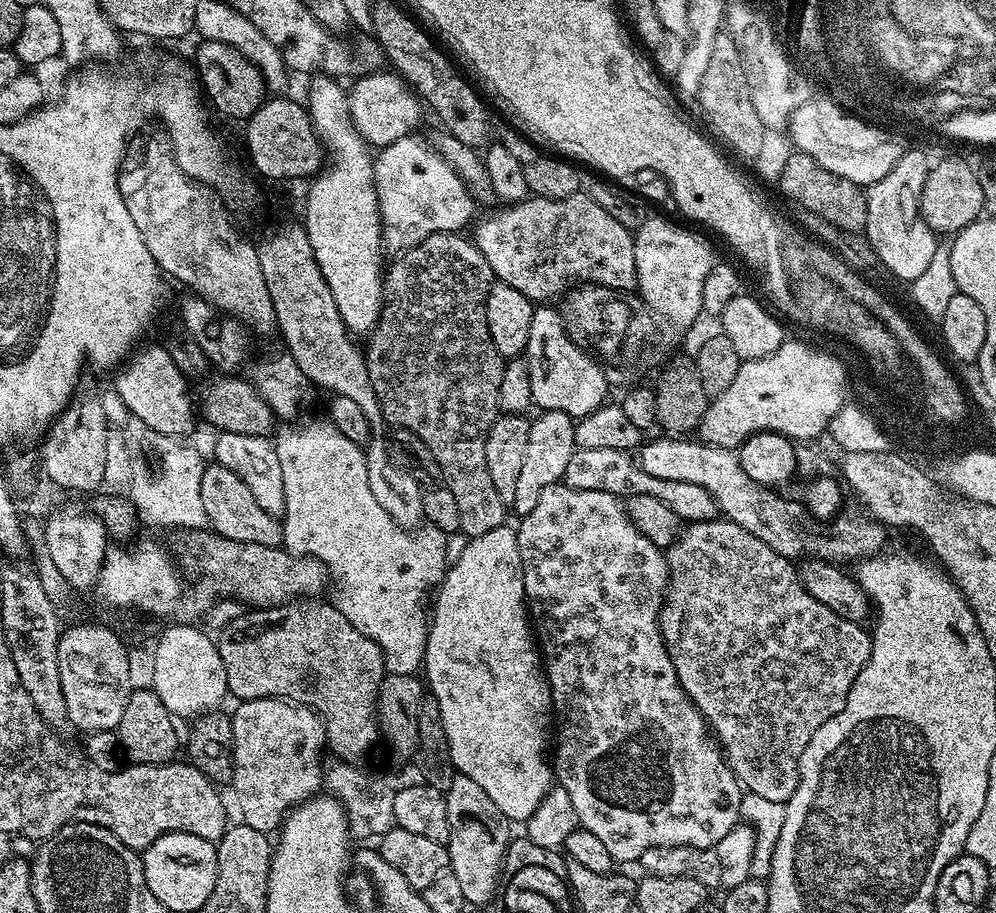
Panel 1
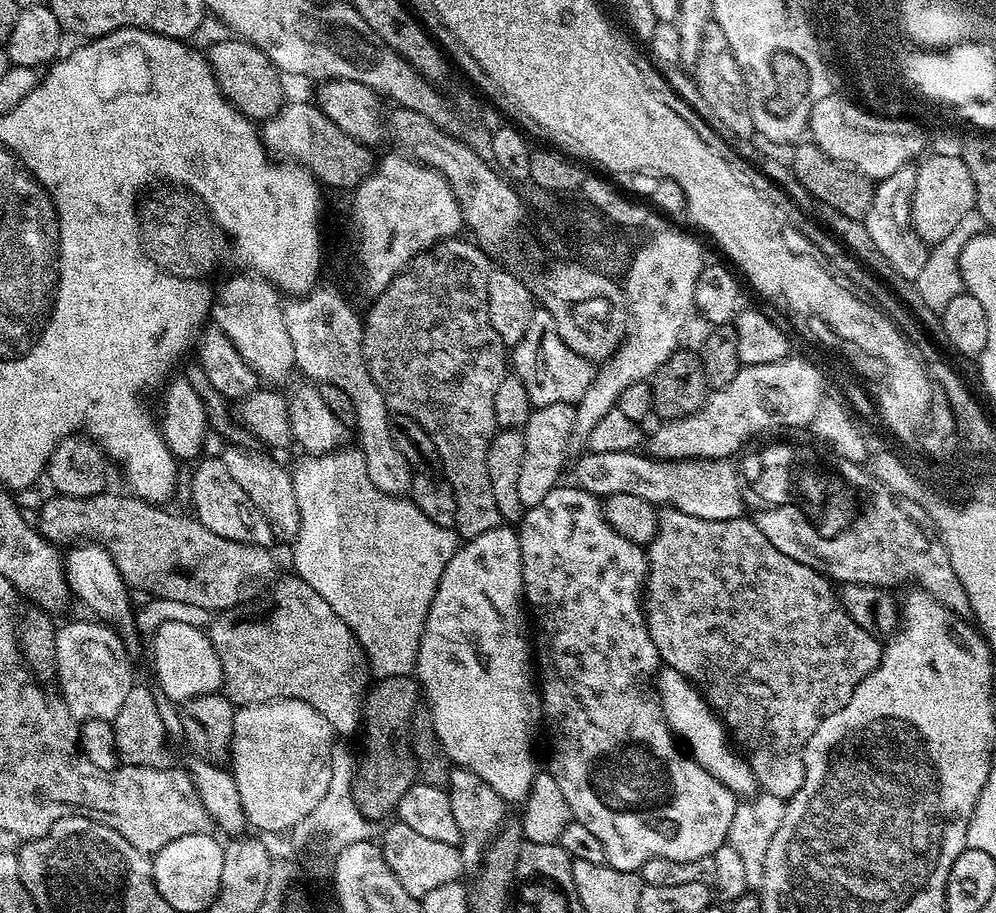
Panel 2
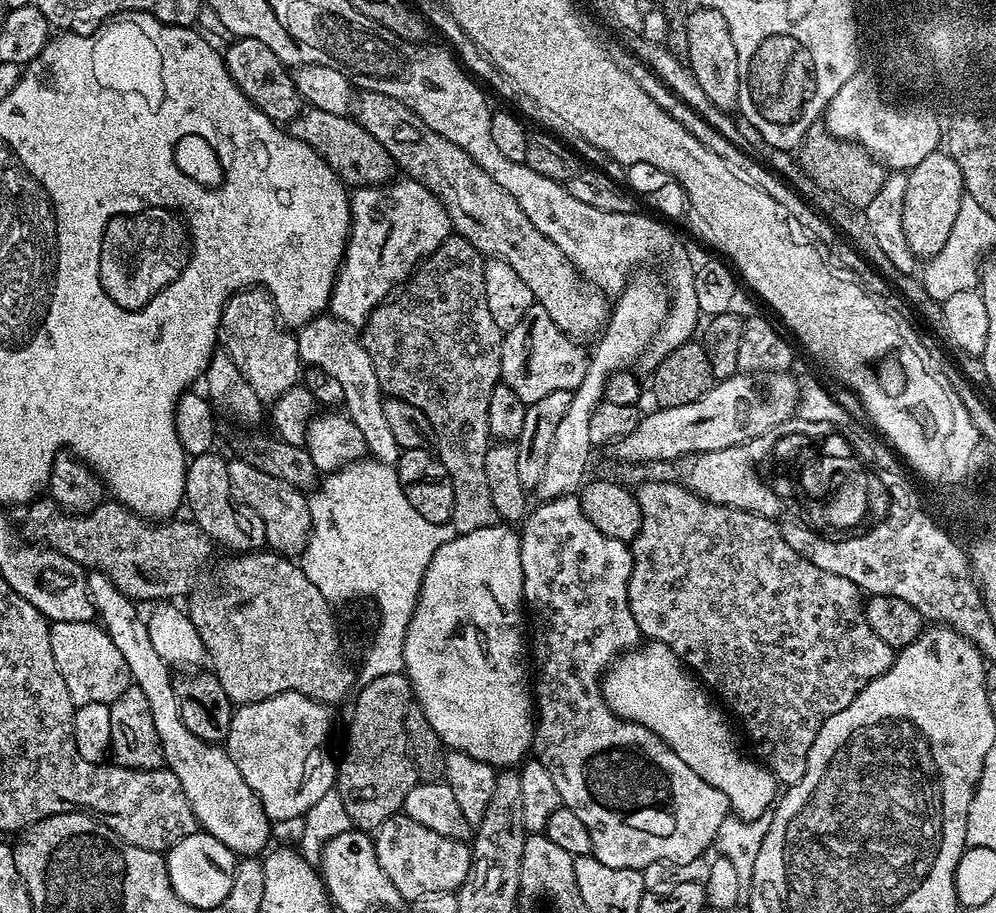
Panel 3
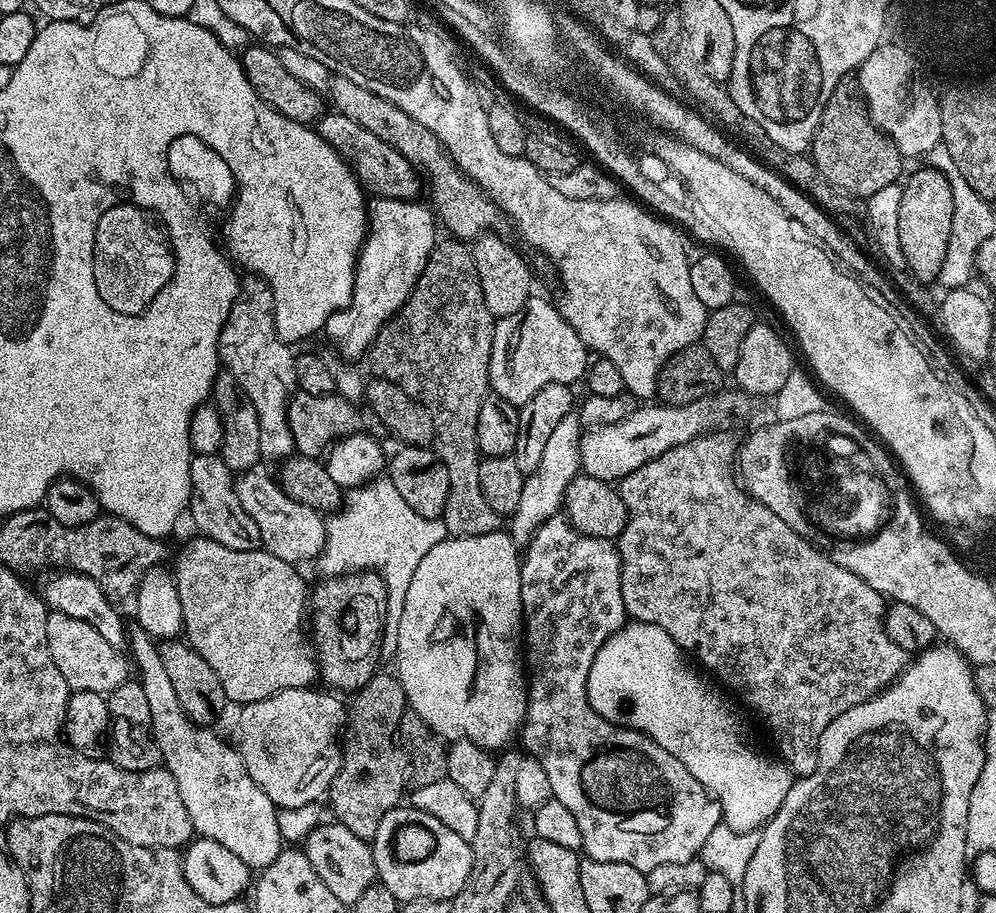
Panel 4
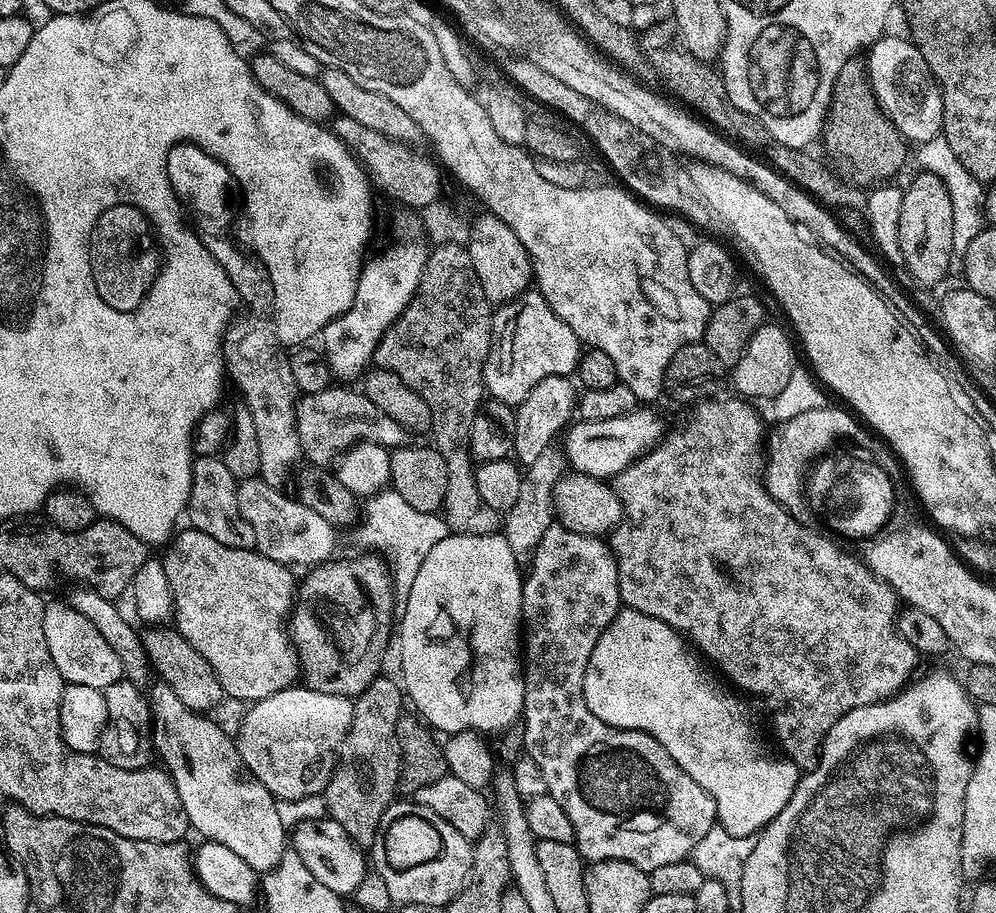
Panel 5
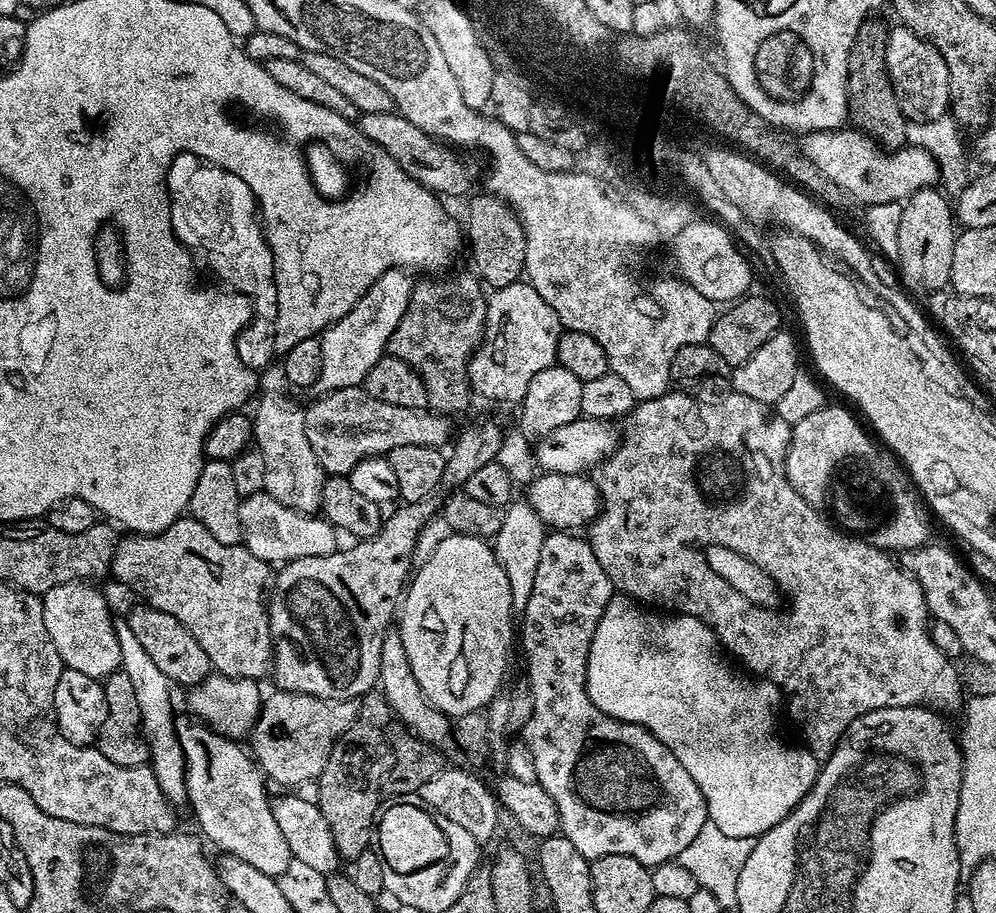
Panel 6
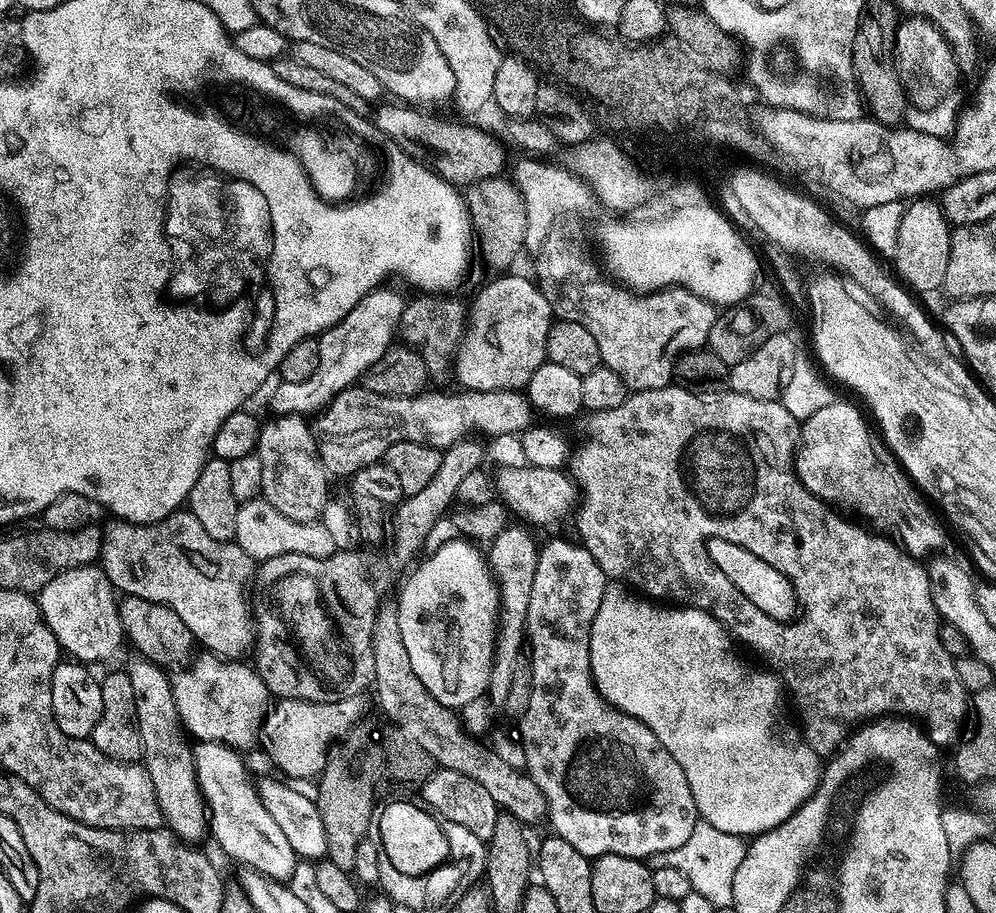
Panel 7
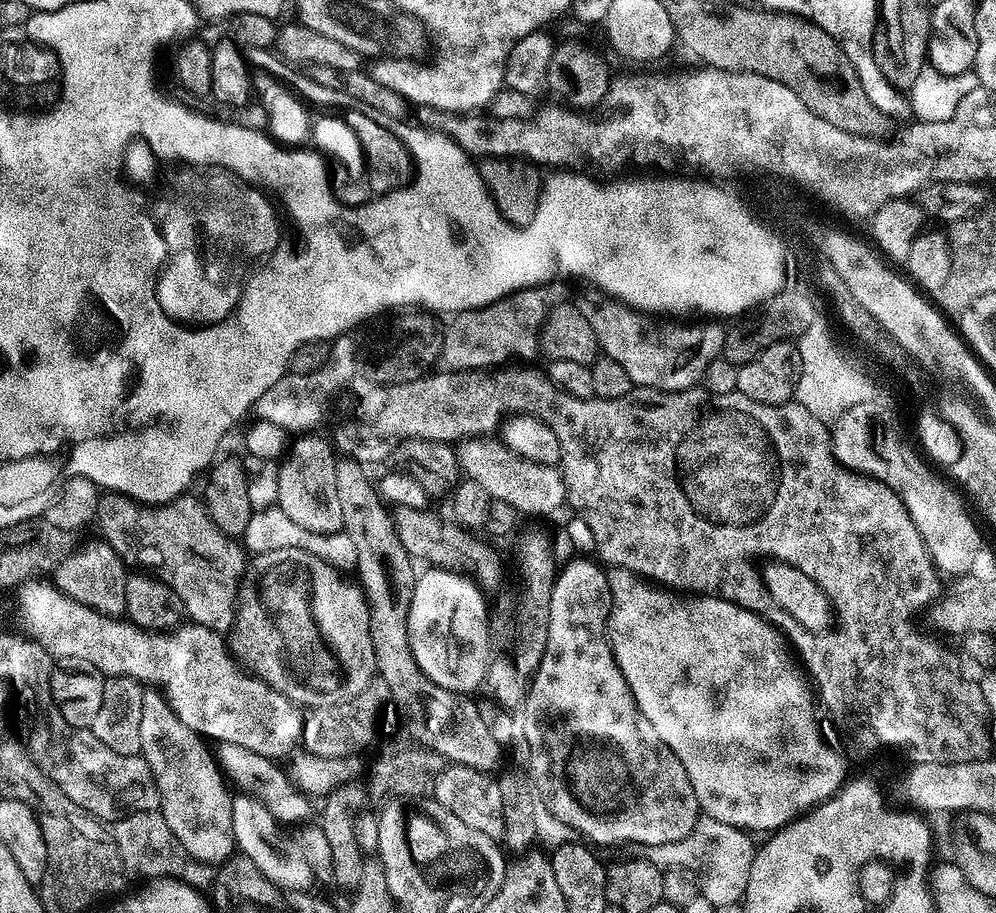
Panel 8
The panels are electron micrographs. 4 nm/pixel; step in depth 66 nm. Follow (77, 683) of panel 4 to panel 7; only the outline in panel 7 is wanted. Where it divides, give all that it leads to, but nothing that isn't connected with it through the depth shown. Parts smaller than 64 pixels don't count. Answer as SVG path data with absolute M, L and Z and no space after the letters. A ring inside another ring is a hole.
M83 564L80 568L68 568L58 574L38 593L40 612L44 623L56 636L61 649L69 657L80 662L108 660L120 648L125 639L124 628L120 625L118 593L106 578L103 567Z

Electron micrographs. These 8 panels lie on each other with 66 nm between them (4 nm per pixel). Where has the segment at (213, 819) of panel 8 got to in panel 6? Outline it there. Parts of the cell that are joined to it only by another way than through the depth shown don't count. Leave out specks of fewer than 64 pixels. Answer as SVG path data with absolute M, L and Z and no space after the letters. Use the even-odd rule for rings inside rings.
M126 622L116 624L116 637L120 651L120 668L130 678L134 695L138 702L138 710L142 714L142 730L144 741L148 743L148 758L154 778L158 778L158 786L162 786L162 794L173 806L188 800L187 766L184 762L182 746L176 737L175 724L178 712L172 709L172 691L174 685L171 680L158 670L158 665L146 654L145 648L138 642L134 630Z

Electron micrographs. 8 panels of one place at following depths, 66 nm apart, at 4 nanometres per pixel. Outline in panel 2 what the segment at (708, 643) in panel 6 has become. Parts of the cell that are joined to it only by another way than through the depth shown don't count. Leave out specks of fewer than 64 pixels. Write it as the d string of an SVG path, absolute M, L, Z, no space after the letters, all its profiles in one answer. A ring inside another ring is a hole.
M667 666L659 669L655 680L654 692L659 699L661 710L664 711L664 721L686 745L692 759L698 761L707 772L714 774L714 778L718 778L718 782L722 782L724 786L736 793L737 797L751 797L758 788L754 770L750 770L748 761L730 743L730 733L725 728L724 721L706 703L696 686L691 684L685 676L678 674L678 670Z

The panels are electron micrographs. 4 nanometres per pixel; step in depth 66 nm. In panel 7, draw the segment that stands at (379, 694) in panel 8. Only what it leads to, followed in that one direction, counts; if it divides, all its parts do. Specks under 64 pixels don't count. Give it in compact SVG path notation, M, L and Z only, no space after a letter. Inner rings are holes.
M363 695L351 696L338 702L310 702L309 700L280 700L275 708L268 714L262 729L263 739L268 739L268 756L288 776L312 776L319 777L328 761L328 751L345 734L353 731L356 724L364 716L368 704Z

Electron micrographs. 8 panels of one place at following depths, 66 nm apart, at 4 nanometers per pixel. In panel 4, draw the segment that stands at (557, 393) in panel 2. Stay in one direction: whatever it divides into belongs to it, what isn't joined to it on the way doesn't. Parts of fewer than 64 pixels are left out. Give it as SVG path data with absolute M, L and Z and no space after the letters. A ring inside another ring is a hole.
M539 294L529 296L520 308L520 311L501 316L496 320L496 333L492 339L492 353L488 367L488 386L495 395L502 397L506 402L522 406L542 390L542 386L551 384L575 385L575 380L585 375L590 363L589 349L584 347L582 338L562 318L559 307L548 300L543 300Z

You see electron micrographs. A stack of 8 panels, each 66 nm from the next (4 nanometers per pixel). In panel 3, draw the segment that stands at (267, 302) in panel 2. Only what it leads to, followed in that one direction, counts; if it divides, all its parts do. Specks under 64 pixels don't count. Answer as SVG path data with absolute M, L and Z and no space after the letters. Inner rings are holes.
M249 286L235 292L222 310L218 340L236 366L241 368L247 382L263 402L277 400L286 390L297 387L302 376L302 361L298 342L276 317L275 299L263 287Z

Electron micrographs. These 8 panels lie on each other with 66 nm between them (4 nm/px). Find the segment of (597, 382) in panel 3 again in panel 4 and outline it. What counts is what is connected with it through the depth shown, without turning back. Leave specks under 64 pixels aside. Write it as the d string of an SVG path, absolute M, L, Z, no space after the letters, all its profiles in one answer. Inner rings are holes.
M571 412L562 418L550 434L546 447L542 450L542 459L538 462L535 470L524 477L521 501L517 509L509 517L508 533L518 546L526 546L532 540L534 533L549 520L559 513L563 507L565 490L570 482L581 473L580 466L580 443L584 428L580 423L577 413Z

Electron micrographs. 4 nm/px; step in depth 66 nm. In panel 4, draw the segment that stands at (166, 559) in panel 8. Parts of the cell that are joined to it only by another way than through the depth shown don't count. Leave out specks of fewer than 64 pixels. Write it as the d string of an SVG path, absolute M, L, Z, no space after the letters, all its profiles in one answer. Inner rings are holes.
M208 536L193 537L177 554L174 569L184 615L183 635L192 649L206 658L210 670L218 674L225 701L233 700L236 706L243 706L262 702L287 688L312 688L318 680L318 664L306 643L305 633L303 636L299 632L300 623L306 620L310 588L296 573L297 565L282 562L282 558L274 558L274 554L263 550L230 550L230 546L222 546L222 542L214 542Z

